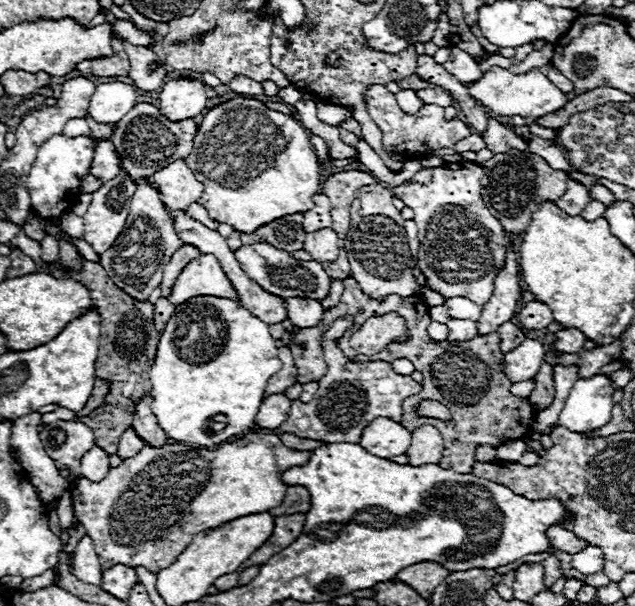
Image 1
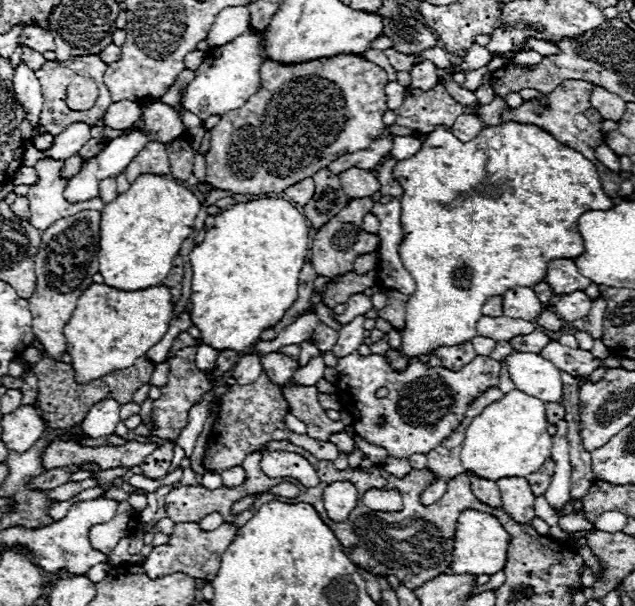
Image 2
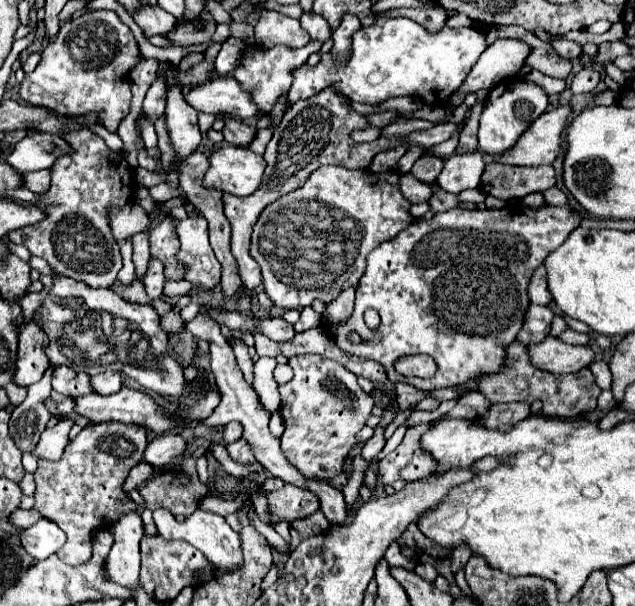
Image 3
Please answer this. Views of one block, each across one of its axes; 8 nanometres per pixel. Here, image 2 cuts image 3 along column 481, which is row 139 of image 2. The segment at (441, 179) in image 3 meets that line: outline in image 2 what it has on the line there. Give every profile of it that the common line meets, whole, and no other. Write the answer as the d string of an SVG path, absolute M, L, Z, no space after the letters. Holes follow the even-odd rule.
M160 100L144 102L142 114L144 114L146 130L152 132L152 138L160 140L162 144L172 144L172 140L186 134L186 126L182 124L178 112L172 106L162 104Z

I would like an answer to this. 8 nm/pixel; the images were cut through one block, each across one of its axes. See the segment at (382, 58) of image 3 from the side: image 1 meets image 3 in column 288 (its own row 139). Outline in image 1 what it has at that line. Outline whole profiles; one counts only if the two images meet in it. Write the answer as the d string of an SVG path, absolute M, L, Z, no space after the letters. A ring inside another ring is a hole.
M74 118L74 120L68 120L68 124L64 126L64 132L62 132L64 136L70 136L70 138L76 138L76 136L86 136L86 138L90 138L92 142L94 142L94 146L98 146L98 138L94 138L92 136L92 132L90 132L90 128L88 128L88 124L86 124L86 120L84 118Z

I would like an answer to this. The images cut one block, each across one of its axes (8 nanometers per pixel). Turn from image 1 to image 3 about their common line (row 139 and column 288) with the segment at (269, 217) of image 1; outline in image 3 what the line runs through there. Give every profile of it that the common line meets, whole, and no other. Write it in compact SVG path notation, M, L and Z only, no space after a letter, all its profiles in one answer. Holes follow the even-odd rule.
M324 166L312 172L306 184L264 208L260 220L252 232L252 256L262 268L262 282L268 298L278 308L302 310L312 300L320 298L326 304L332 302L342 288L358 284L366 268L366 256L384 240L394 238L400 230L412 224L410 202L402 196L396 172L374 174L370 170L348 170L340 166Z

